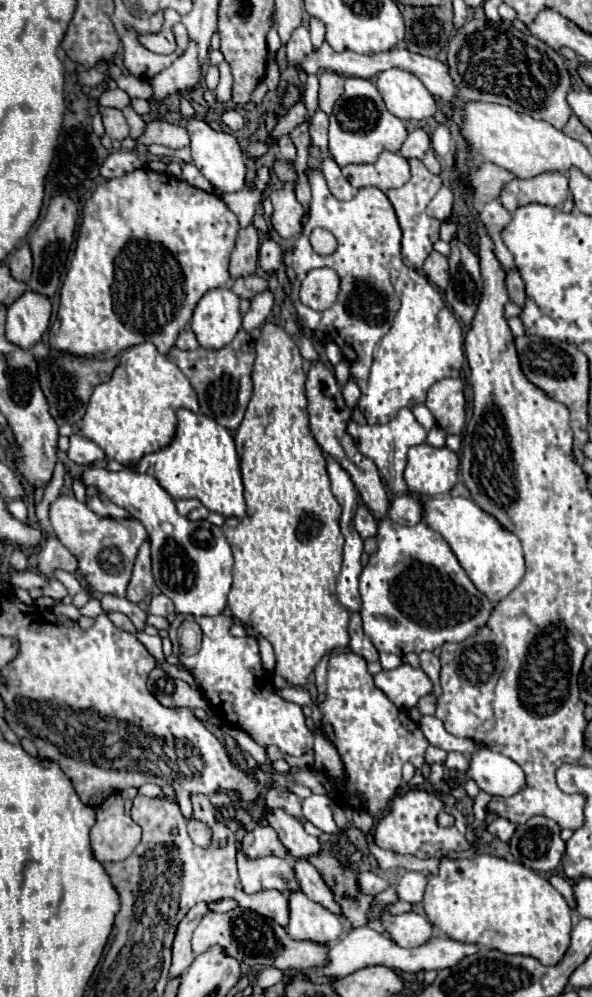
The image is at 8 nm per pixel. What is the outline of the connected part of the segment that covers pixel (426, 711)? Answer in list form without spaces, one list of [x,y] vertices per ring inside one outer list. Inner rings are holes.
[[[429,694],[429,696],[423,696],[423,698],[417,702],[417,710],[419,710],[423,716],[431,716],[431,714],[435,714],[435,704],[437,704],[435,696]]]

